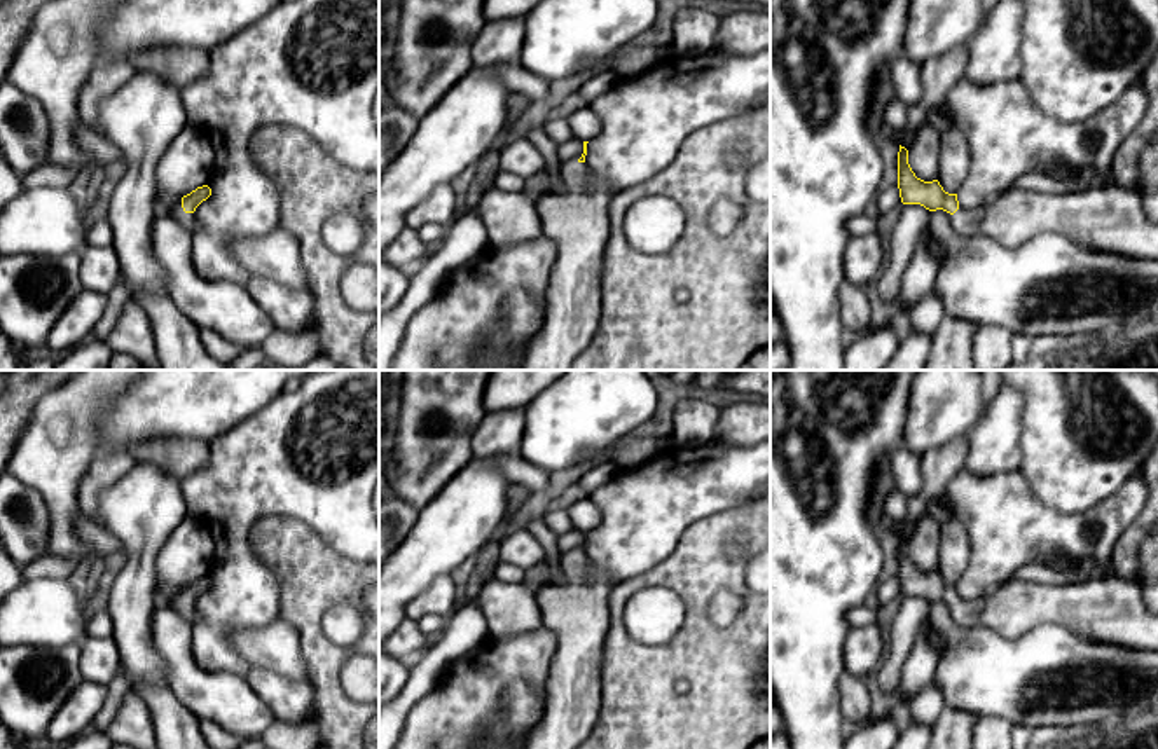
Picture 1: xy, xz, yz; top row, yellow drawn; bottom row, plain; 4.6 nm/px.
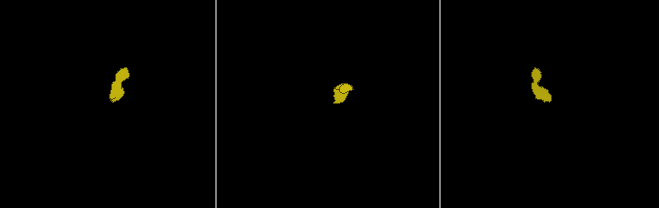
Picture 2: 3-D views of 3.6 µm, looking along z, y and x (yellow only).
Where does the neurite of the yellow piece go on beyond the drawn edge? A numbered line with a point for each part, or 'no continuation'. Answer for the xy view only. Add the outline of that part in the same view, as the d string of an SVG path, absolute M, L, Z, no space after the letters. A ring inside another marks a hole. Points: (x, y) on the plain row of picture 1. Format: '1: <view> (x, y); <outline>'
1: xy (189, 611); M182 604L180 606L180 613L182 613L182 616L190 623L190 625L194 625L194 623L197 623L197 620L199 620L199 615L197 615L197 609L196 609L196 606L194 604Z

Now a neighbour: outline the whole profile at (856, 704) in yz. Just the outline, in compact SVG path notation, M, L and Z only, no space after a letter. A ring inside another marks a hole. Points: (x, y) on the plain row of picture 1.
M844 672L840 679L844 719L863 725L872 718L872 697L863 677Z

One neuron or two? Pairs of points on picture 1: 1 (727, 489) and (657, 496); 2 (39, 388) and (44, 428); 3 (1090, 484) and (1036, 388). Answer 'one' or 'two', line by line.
1: one
2: two
3: one

